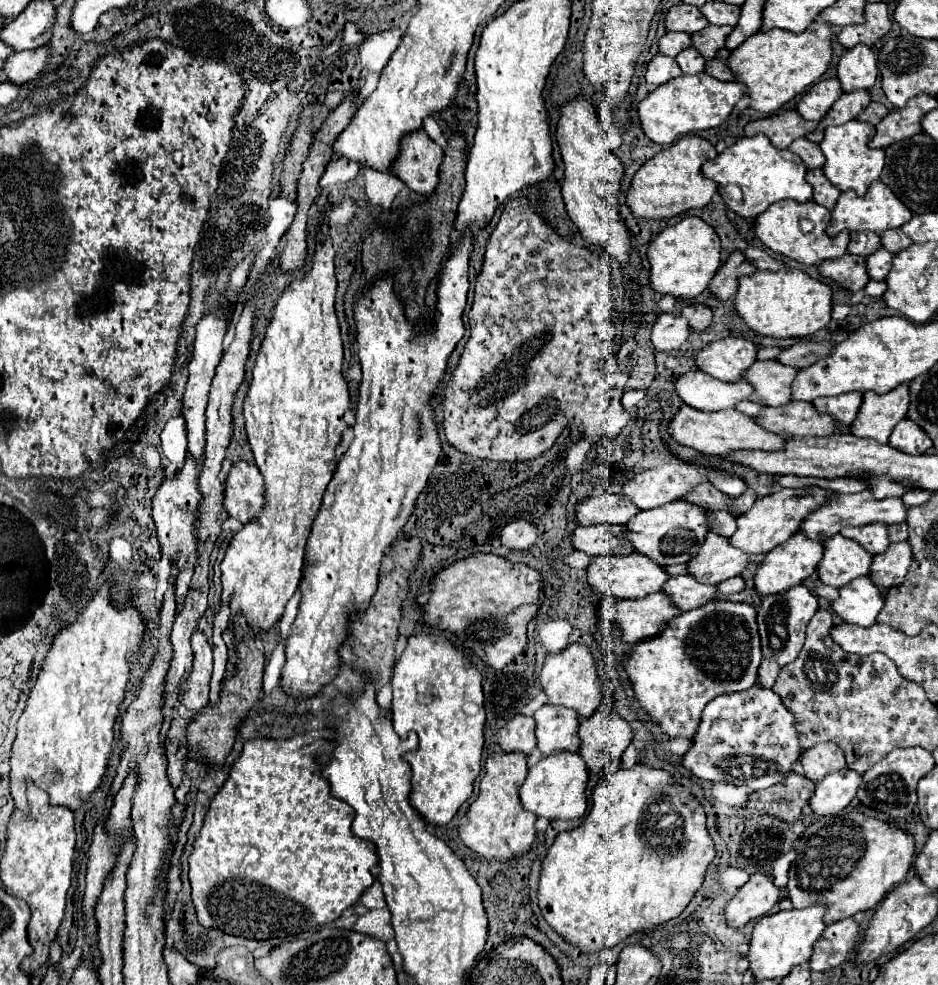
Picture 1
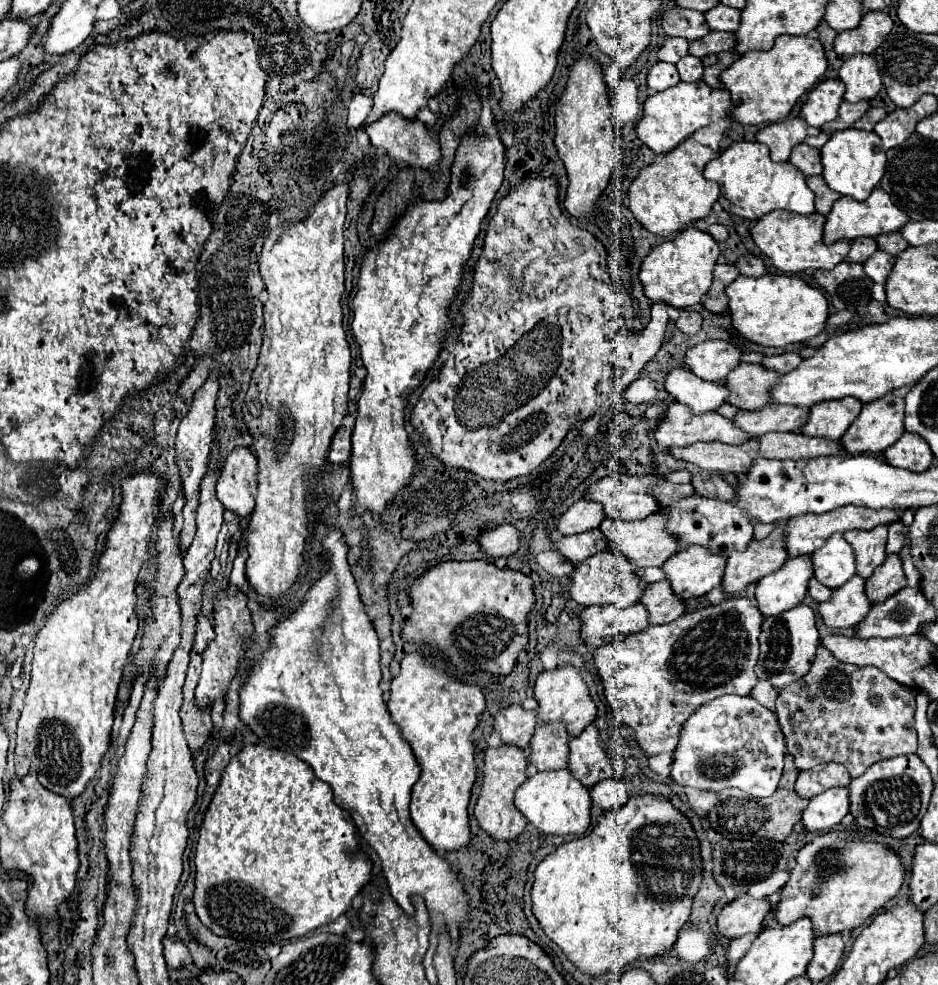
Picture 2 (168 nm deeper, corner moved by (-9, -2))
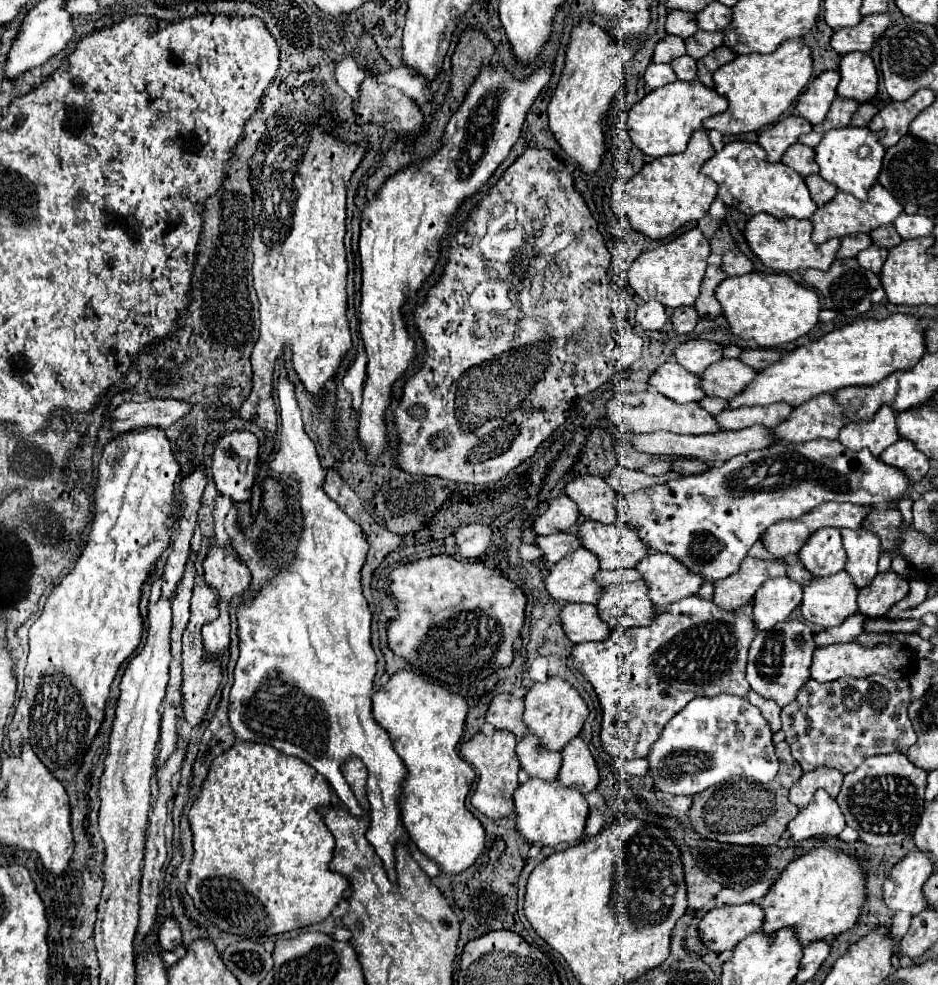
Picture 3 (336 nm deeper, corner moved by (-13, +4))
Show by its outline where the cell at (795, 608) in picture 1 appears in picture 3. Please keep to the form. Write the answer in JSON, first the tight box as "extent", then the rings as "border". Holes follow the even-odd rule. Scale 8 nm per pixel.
{"extent":[745,619,813,707],"border":[[[789,619],[785,623],[777,623],[777,627],[769,631],[759,631],[751,643],[745,669],[751,689],[765,699],[773,699],[779,707],[789,705],[797,697],[797,691],[805,685],[805,679],[809,679],[813,649],[813,633],[799,619]]]}

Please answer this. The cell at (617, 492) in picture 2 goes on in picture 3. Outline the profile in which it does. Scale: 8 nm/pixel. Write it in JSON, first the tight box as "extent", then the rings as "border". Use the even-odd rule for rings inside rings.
{"extent":[565,477,619,525],"border":[[[577,477],[565,485],[565,495],[577,503],[583,517],[605,525],[617,521],[619,497],[603,477]]]}

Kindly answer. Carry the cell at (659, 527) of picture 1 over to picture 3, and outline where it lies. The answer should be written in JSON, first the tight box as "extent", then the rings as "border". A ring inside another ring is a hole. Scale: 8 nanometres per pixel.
{"extent":[577,521,649,569],"border":[[[585,521],[577,527],[577,537],[587,551],[597,555],[601,569],[629,569],[649,553],[637,531],[621,525]]]}

